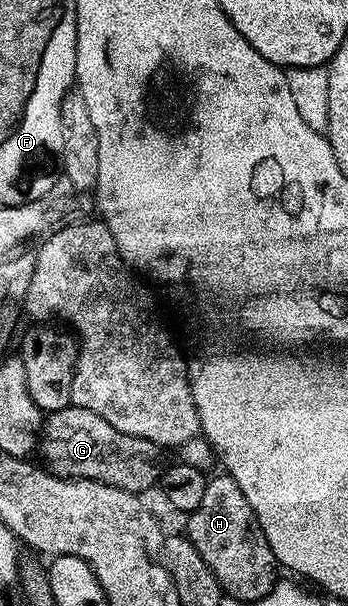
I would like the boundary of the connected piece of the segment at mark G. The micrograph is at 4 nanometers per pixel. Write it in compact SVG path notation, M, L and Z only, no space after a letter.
M69 406L50 412L43 420L41 432L42 462L47 471L62 479L103 482L127 490L130 494L142 496L151 486L163 478L165 466L164 448L153 441L133 437L113 429L105 417L97 417L93 409Z

